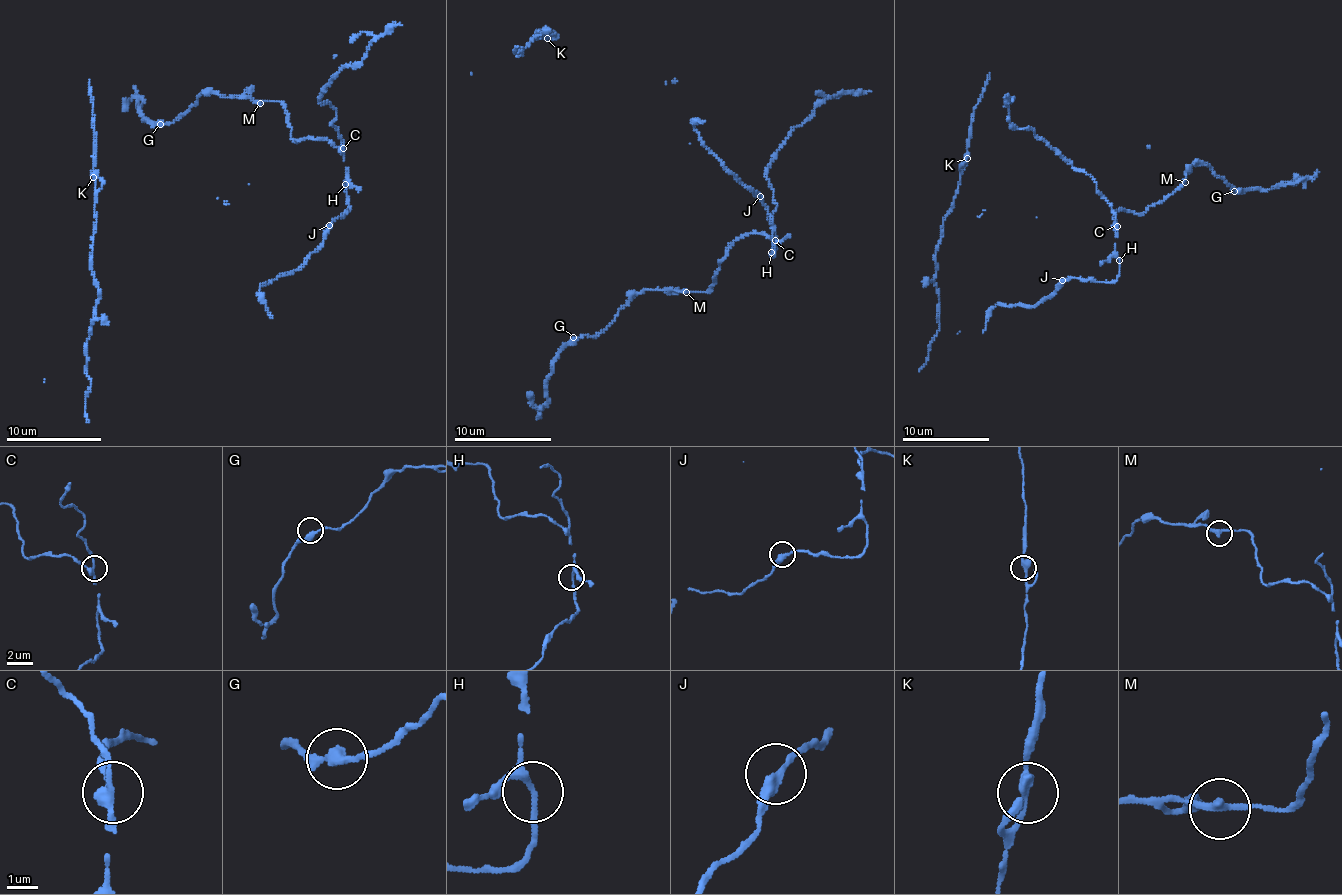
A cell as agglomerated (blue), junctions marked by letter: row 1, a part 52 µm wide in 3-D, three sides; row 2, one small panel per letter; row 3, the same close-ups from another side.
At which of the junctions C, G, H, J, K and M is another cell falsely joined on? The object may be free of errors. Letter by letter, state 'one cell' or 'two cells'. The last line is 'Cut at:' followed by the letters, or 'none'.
C: two cells
G: one cell
H: one cell
J: one cell
K: one cell
M: one cell
Cut at: C

